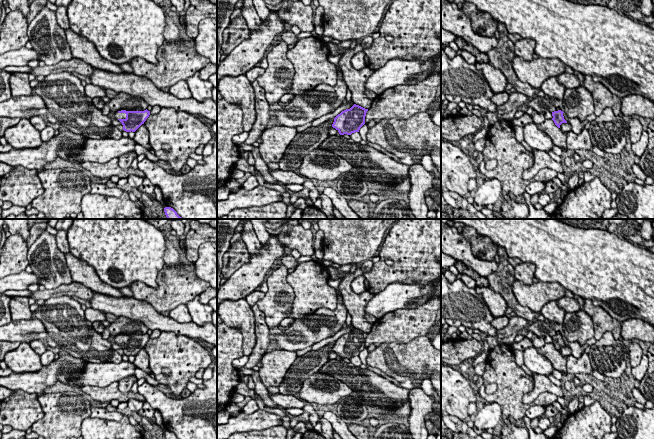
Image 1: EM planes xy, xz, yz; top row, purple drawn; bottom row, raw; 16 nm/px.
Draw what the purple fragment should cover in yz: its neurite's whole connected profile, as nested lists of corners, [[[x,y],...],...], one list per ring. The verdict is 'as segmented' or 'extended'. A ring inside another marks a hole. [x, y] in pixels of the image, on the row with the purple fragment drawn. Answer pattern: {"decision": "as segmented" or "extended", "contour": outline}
{"decision": "as segmented", "contour": [[[558,110],[558,111],[554,111],[552,112],[552,120],[554,121],[555,125],[560,128],[560,125],[562,123],[567,123],[567,121],[564,119],[564,116],[563,116],[563,111],[561,110]]]}

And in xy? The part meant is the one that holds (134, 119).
{"decision": "extended", "contour": [[[121,110],[114,113],[115,119],[119,120],[126,132],[135,132],[149,117],[150,111],[126,111]]]}

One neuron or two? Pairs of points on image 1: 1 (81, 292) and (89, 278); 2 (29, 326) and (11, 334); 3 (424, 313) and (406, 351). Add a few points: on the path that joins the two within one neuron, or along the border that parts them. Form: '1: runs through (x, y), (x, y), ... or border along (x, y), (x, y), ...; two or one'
1: border along (73, 281), (82, 283), (93, 292); two
2: runs through (25, 330), (15, 331); one
3: border along (426, 335), (414, 337), (407, 342), (388, 343); two

